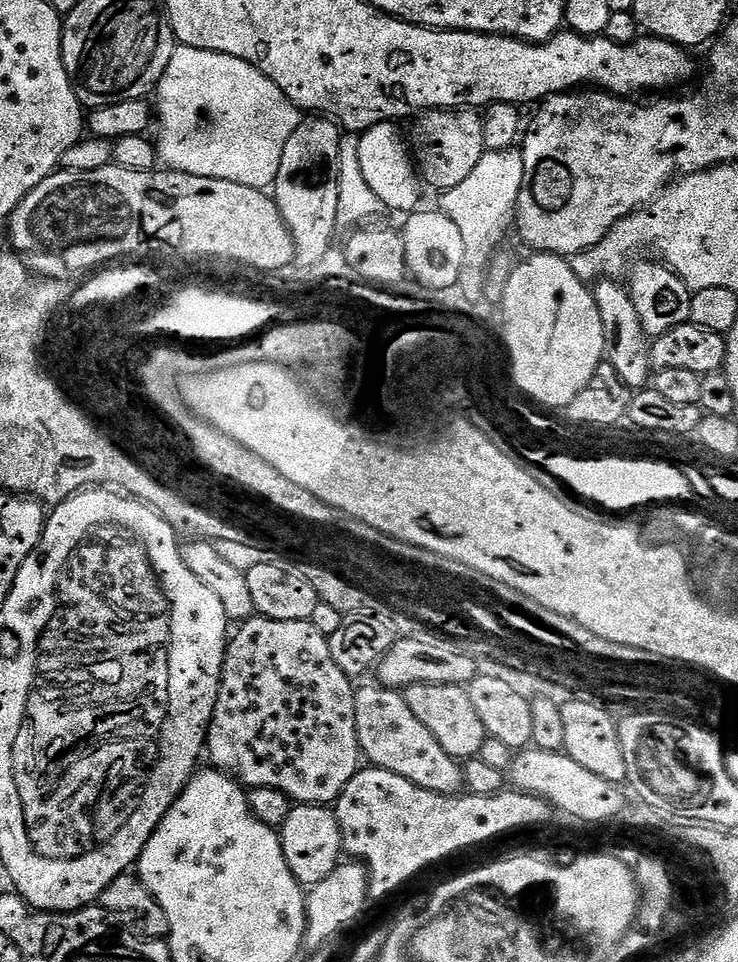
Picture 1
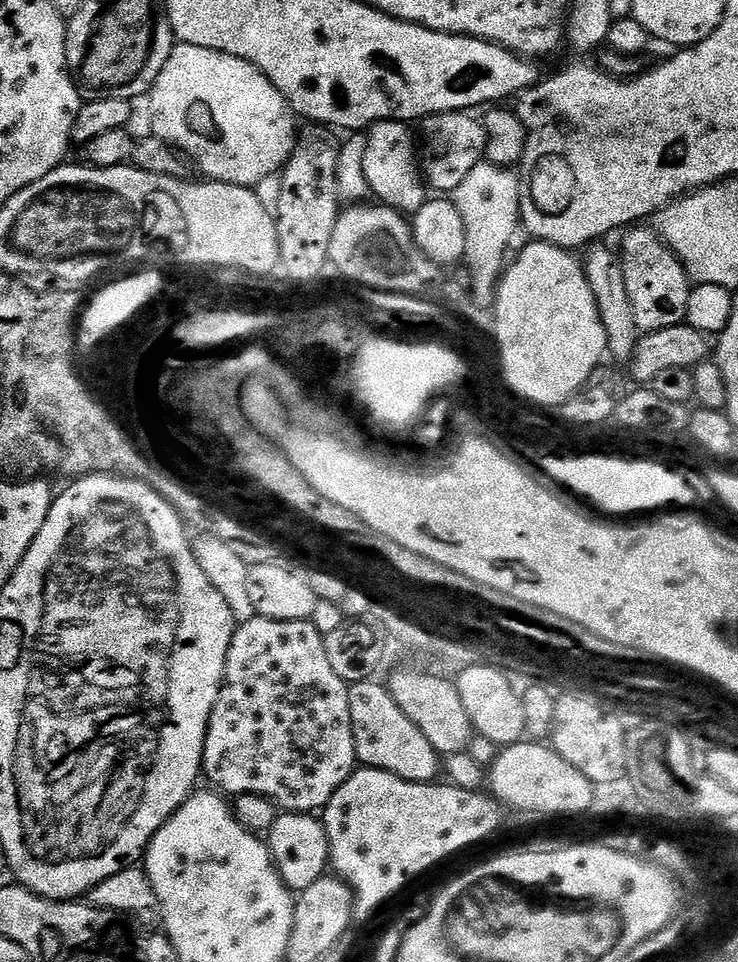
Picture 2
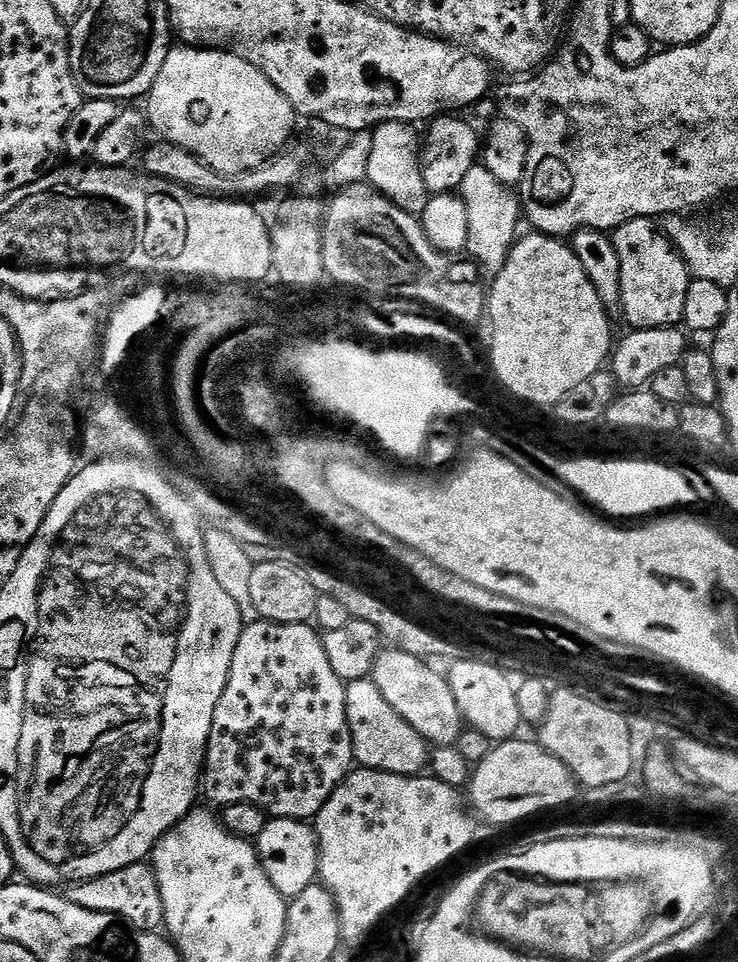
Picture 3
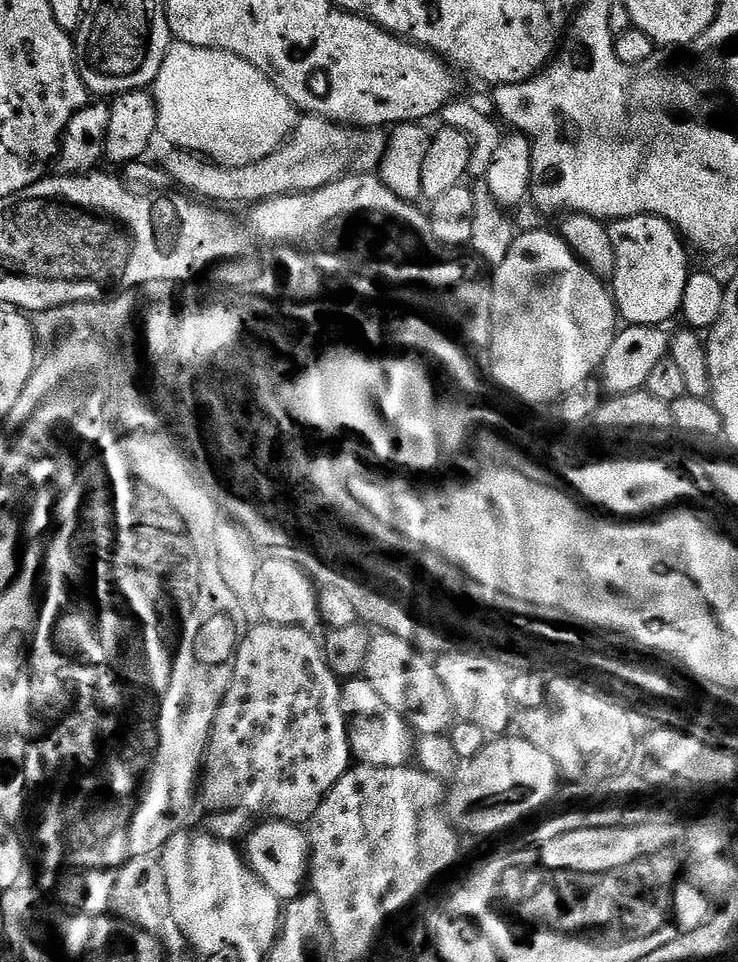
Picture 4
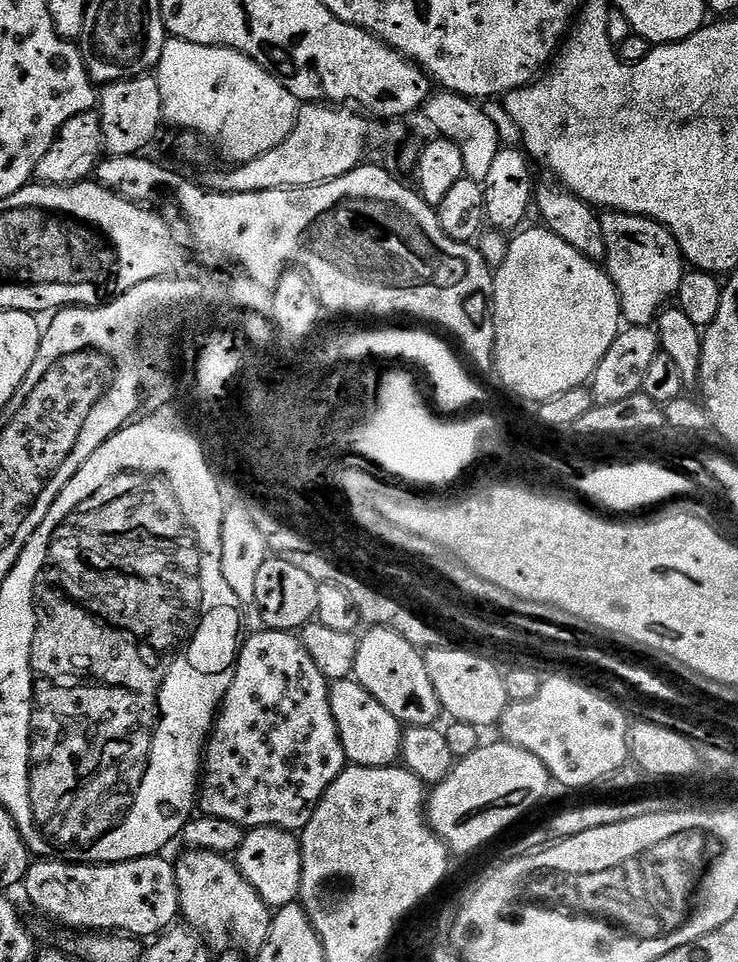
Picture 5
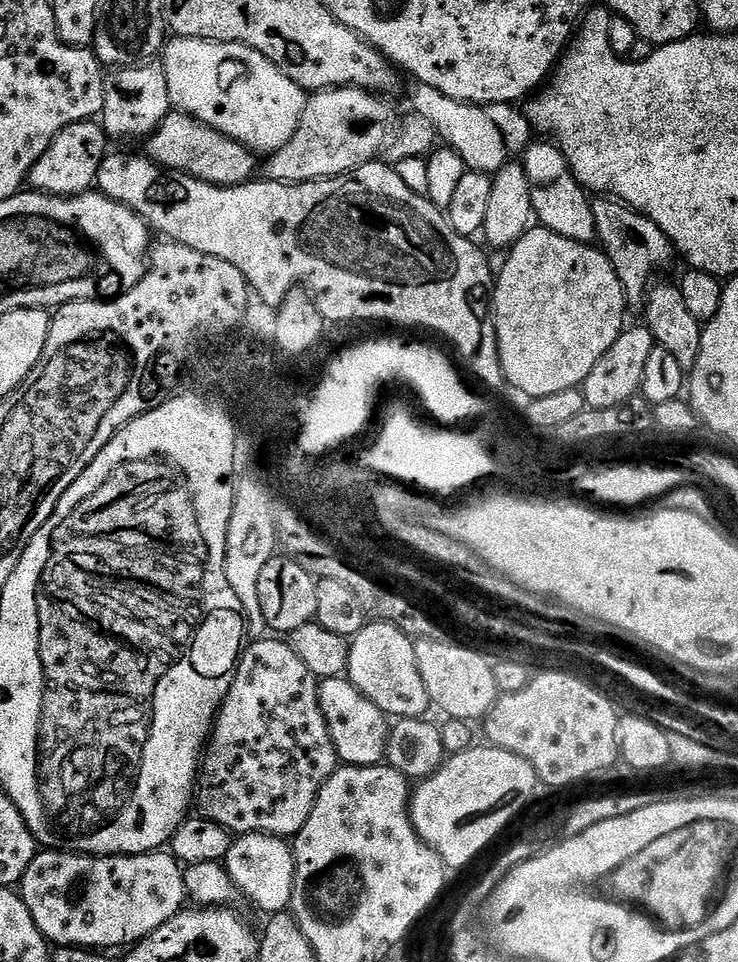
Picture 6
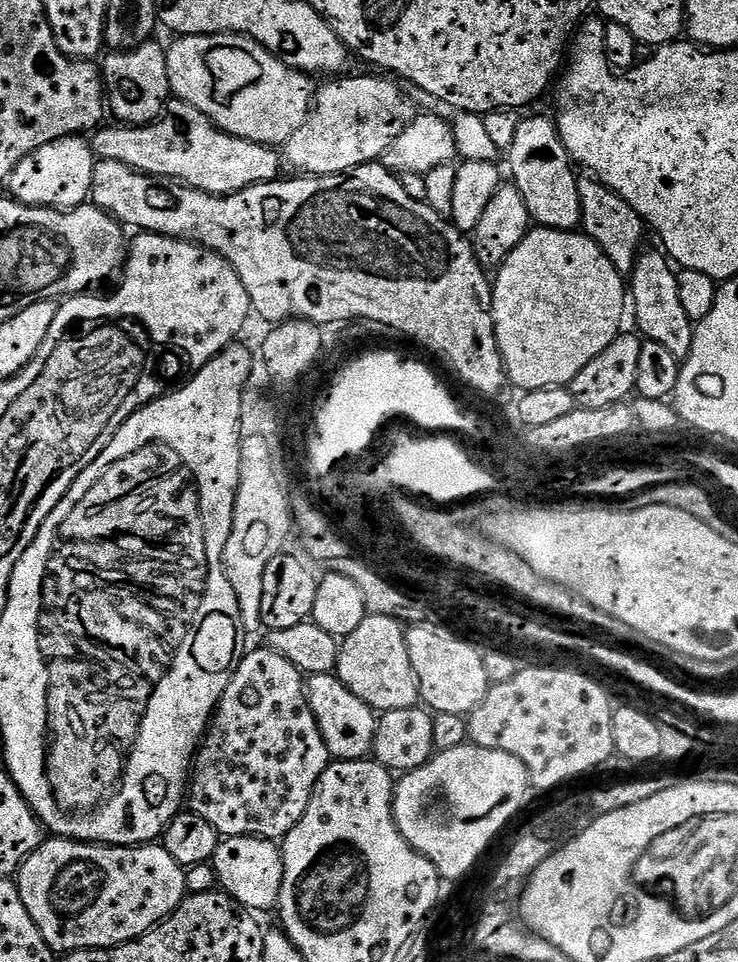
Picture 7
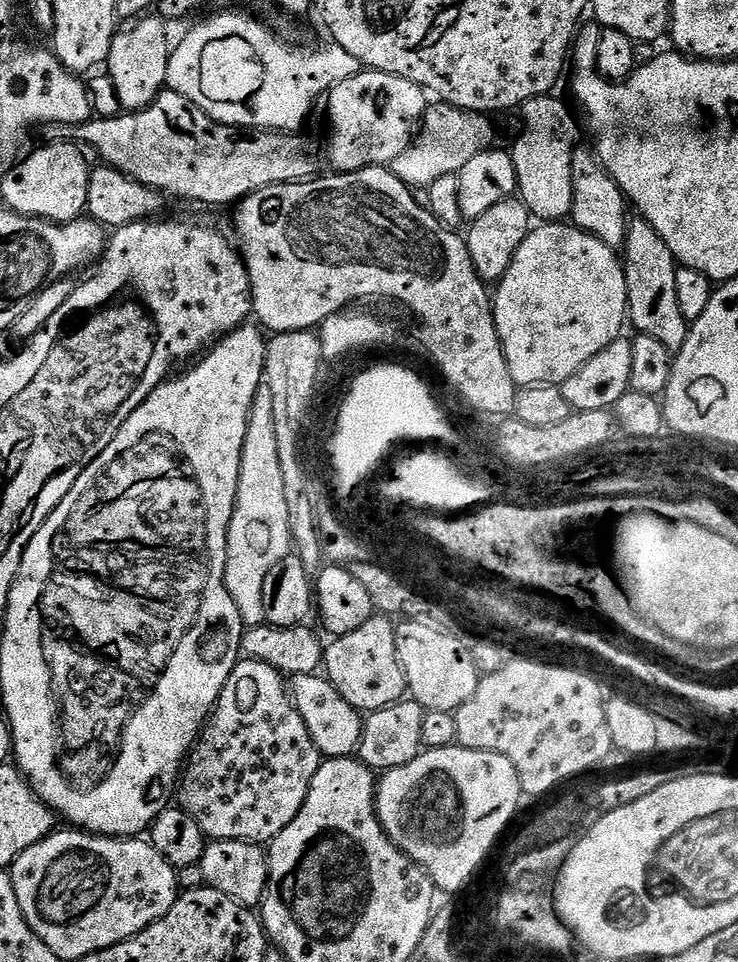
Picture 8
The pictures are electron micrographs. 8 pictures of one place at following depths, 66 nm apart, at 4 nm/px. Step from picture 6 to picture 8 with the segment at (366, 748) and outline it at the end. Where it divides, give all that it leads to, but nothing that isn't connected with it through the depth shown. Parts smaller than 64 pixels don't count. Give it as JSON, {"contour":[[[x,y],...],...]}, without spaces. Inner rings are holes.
{"contour":[[[311,672],[291,677],[290,693],[292,705],[301,716],[314,746],[324,758],[352,758],[360,751],[362,730],[364,729],[364,716],[361,709],[350,706],[342,694],[338,694],[327,675]]]}

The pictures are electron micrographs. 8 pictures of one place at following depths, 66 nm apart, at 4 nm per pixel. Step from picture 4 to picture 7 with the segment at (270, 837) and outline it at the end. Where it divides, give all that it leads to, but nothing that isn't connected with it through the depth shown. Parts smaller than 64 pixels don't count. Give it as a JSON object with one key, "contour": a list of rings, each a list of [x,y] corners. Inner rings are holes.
{"contour":[[[229,836],[221,839],[210,867],[216,874],[219,887],[227,892],[242,908],[253,913],[268,912],[280,903],[284,877],[284,853],[281,845],[261,836]]]}

